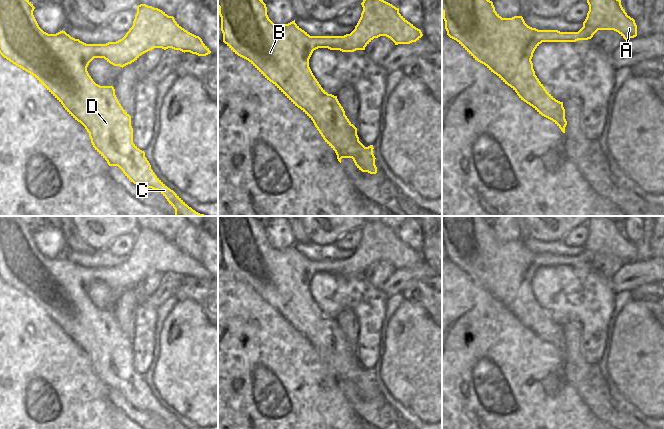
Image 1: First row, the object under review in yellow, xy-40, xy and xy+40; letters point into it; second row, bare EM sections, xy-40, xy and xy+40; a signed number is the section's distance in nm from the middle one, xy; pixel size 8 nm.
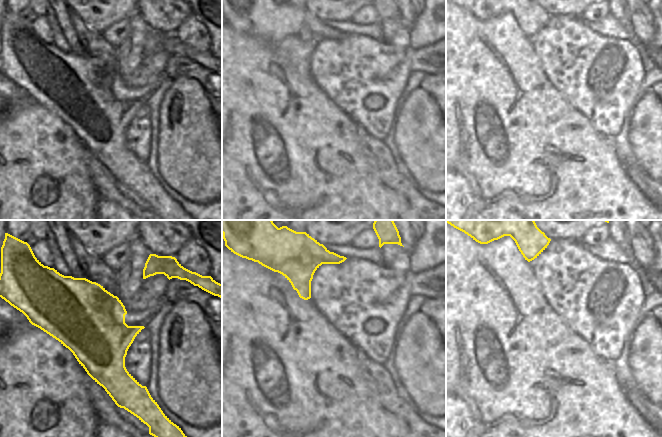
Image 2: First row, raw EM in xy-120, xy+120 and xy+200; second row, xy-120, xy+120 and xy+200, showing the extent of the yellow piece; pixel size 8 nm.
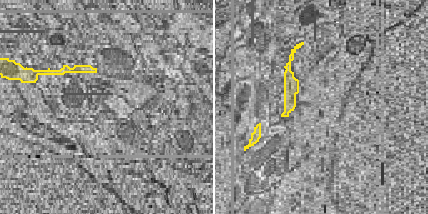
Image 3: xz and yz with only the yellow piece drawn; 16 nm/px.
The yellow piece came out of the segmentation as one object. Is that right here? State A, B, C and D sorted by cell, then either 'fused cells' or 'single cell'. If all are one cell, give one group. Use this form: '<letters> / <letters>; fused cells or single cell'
A B C D; single cell

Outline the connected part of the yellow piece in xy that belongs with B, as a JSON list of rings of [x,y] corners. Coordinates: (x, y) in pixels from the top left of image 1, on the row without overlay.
[[[218,216],[223,266],[235,278],[248,284],[313,345],[325,366],[335,375],[340,387],[342,382],[352,382],[359,394],[376,398],[373,369],[365,371],[359,365],[357,352],[345,339],[337,320],[328,318],[321,311],[309,291],[309,283],[318,272],[354,276],[365,274],[374,262],[380,260],[386,260],[398,269],[416,266],[423,258],[399,237],[399,232],[380,222],[365,222],[361,229],[361,241],[350,258],[310,260],[295,244],[280,250],[274,248],[267,239],[266,228],[255,216]]]

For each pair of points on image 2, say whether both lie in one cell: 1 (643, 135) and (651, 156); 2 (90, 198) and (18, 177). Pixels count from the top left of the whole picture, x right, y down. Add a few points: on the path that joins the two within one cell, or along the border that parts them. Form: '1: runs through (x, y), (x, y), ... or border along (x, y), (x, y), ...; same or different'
1: runs through (648, 140), (651, 143), (651, 151); same
2: runs through (72, 184), (64, 176), (36, 171); same

